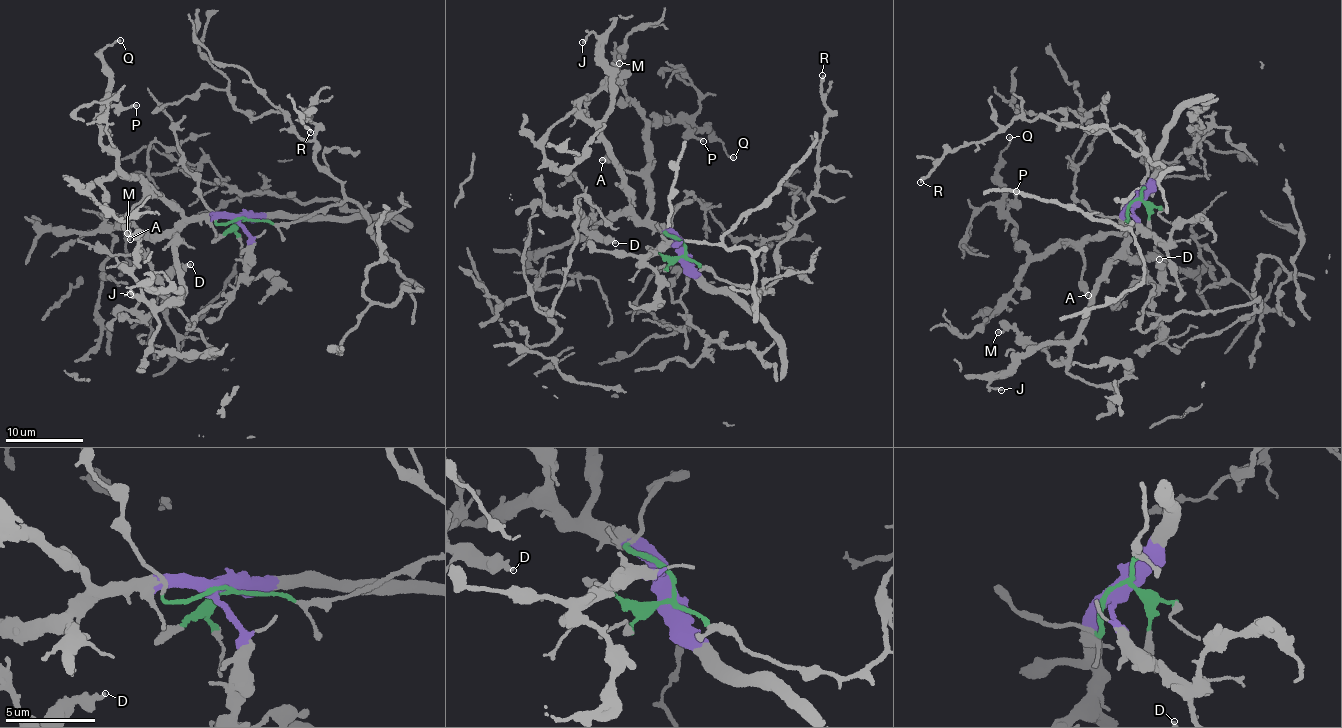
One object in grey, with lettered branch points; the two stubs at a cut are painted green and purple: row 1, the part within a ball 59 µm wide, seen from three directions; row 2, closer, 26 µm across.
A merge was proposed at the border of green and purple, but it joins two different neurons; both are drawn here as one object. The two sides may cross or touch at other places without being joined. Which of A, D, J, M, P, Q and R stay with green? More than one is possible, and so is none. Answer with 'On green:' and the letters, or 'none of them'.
On green: R

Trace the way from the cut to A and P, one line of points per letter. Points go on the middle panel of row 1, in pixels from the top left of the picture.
A: (683, 250), (683, 245), (650, 220), (649, 188), (643, 178), (605, 156), (601, 160)
P: (683, 250), (683, 245), (650, 220), (648, 128), (654, 118), (652, 116), (667, 123), (678, 121), (703, 141)

